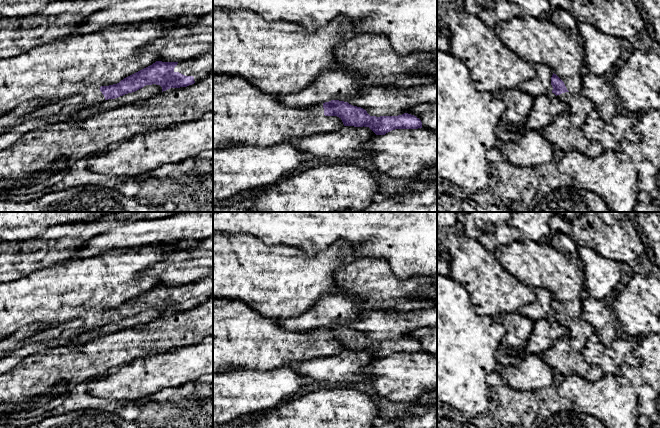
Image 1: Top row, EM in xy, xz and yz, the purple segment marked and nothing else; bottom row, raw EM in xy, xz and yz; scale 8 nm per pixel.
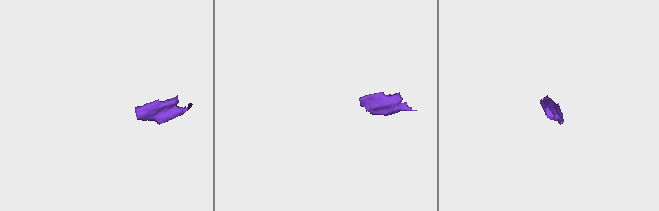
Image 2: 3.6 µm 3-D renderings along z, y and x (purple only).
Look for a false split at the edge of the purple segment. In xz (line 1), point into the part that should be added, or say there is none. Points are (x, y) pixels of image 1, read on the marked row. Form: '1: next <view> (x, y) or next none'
1: next xz (316, 110)

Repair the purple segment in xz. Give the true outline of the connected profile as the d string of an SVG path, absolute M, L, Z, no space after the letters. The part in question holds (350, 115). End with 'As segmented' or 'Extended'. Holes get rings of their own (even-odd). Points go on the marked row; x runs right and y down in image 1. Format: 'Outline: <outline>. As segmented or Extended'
Outline: M339 100L316 104L306 109L315 117L337 116L344 126L369 127L376 135L385 135L395 129L422 128L421 120L414 115L404 113L398 116L370 116L365 109Z. Extended

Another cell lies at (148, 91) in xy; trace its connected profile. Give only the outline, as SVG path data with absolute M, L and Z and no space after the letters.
M146 85L135 92L125 94L115 99L105 100L104 102L91 107L83 108L77 113L77 115L74 118L70 119L68 123L75 124L107 110L112 110L114 108L118 108L127 104L140 103L161 92L162 87L160 85Z

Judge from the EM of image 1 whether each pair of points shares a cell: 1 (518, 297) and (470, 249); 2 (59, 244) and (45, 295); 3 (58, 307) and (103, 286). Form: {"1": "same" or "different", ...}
{"1": "same", "2": "different", "3": "same"}

